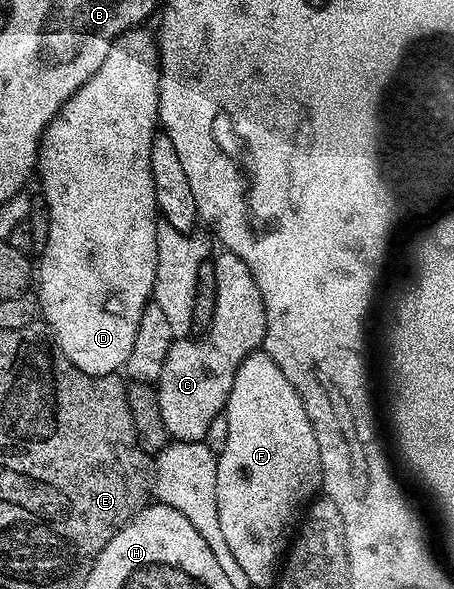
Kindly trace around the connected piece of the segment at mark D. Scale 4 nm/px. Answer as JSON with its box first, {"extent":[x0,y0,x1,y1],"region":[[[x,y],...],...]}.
{"extent":[36,27,160,376],"region":[[[147,27],[132,28],[123,32],[110,46],[110,54],[106,54],[106,62],[98,66],[98,74],[86,81],[78,91],[60,107],[58,114],[46,126],[40,139],[40,152],[36,156],[36,172],[40,176],[42,198],[48,204],[50,226],[48,227],[48,241],[42,245],[44,257],[38,260],[38,284],[40,280],[39,315],[43,323],[56,338],[56,344],[88,376],[111,376],[123,369],[125,362],[134,350],[134,334],[138,334],[138,318],[142,318],[145,304],[152,300],[152,287],[158,270],[158,234],[156,226],[158,213],[156,211],[156,191],[154,178],[150,170],[150,150],[154,133],[158,128],[160,118],[160,49],[155,35],[147,32]]]}

